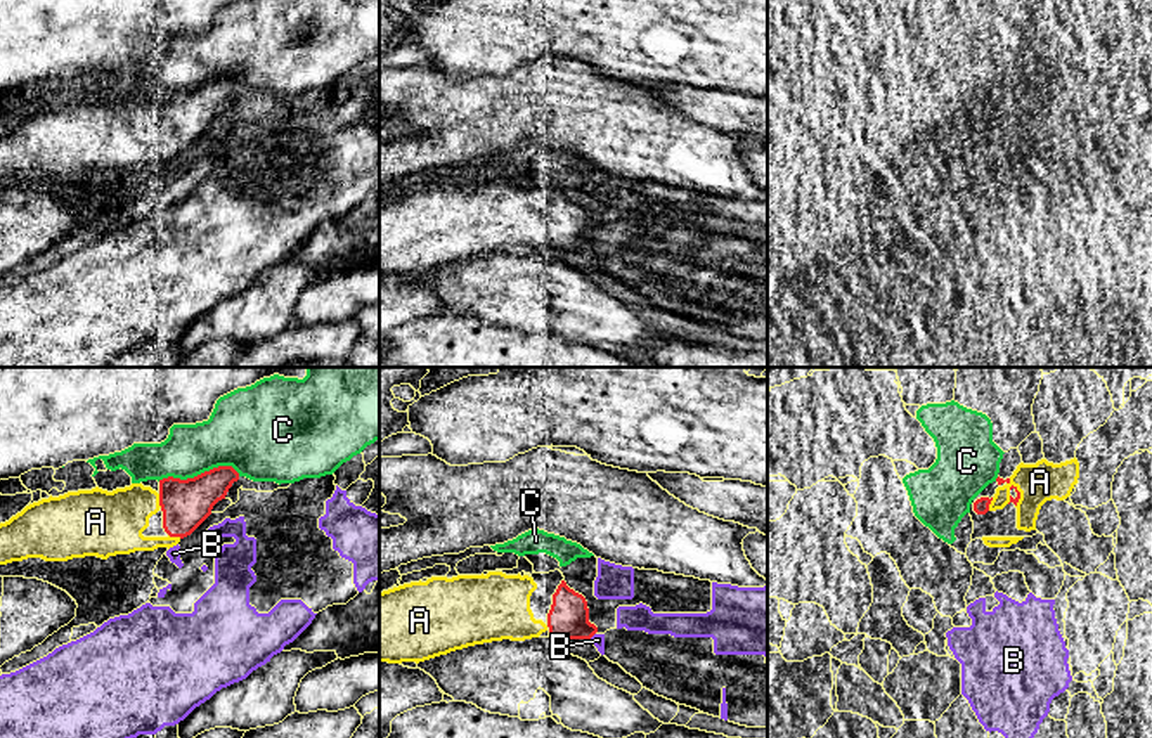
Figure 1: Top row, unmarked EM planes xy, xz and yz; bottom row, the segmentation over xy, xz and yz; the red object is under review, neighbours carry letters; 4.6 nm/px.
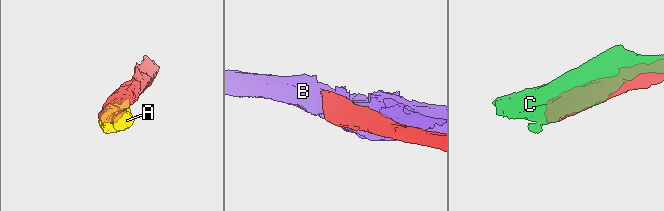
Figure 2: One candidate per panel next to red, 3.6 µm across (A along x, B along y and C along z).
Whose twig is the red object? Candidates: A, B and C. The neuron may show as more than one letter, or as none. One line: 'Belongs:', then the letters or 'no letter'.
Belongs: A

